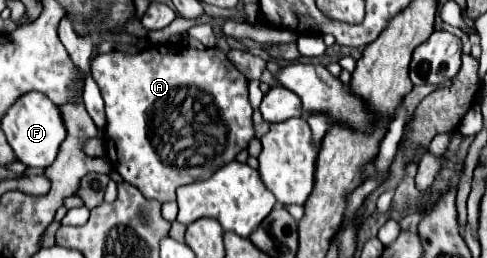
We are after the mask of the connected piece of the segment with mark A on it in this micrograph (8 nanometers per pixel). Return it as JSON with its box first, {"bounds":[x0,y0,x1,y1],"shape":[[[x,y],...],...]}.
{"bounds":[91,45,255,203],"shape":[[[161,45],[139,53],[111,51],[97,55],[91,71],[107,111],[107,157],[111,161],[111,151],[117,153],[115,171],[135,185],[145,199],[157,199],[159,203],[175,201],[177,187],[209,179],[219,167],[235,161],[237,153],[247,149],[255,137],[247,79],[217,47],[195,51],[183,45]]]}

